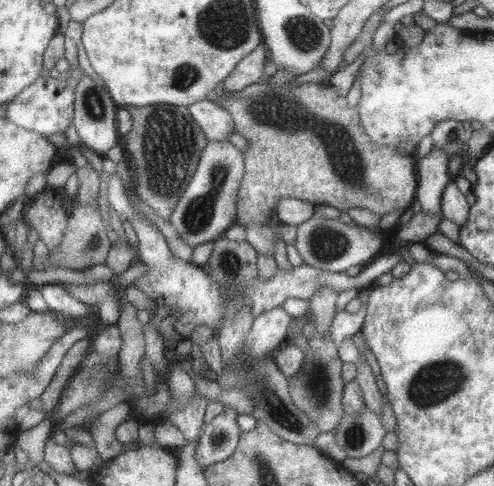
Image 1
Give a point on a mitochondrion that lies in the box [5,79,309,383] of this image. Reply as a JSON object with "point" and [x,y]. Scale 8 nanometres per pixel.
{"point":[169,142]}

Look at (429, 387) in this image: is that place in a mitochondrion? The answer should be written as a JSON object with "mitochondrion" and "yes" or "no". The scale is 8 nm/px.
{"mitochondrion":"yes"}

